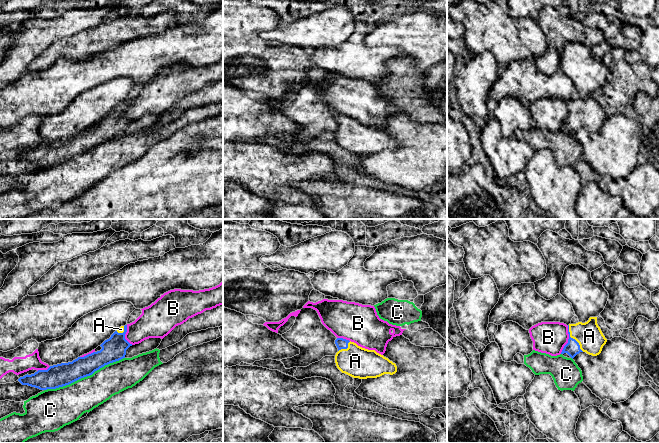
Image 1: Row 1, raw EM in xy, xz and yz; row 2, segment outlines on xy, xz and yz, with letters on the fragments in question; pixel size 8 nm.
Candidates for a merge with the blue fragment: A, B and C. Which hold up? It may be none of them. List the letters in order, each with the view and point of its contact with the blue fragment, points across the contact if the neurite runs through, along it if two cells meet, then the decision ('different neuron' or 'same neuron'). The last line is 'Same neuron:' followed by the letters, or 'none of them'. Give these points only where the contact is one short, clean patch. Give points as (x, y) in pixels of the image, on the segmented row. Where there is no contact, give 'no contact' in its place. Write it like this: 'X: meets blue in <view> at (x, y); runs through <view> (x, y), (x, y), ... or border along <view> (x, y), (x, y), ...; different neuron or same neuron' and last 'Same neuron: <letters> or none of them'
A: meets blue in yz at (572, 338); same neuron
B: meets blue in yz at (568, 340); different neuron
C: meets blue in xy at (84, 376); different neuron
Same neuron: A

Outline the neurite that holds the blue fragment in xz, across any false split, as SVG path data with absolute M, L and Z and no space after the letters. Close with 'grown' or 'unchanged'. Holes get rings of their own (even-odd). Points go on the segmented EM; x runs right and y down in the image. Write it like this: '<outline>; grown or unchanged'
M337 338L335 344L338 348L335 355L337 368L353 378L377 378L397 372L396 364L375 350L362 348L343 338Z; grown

